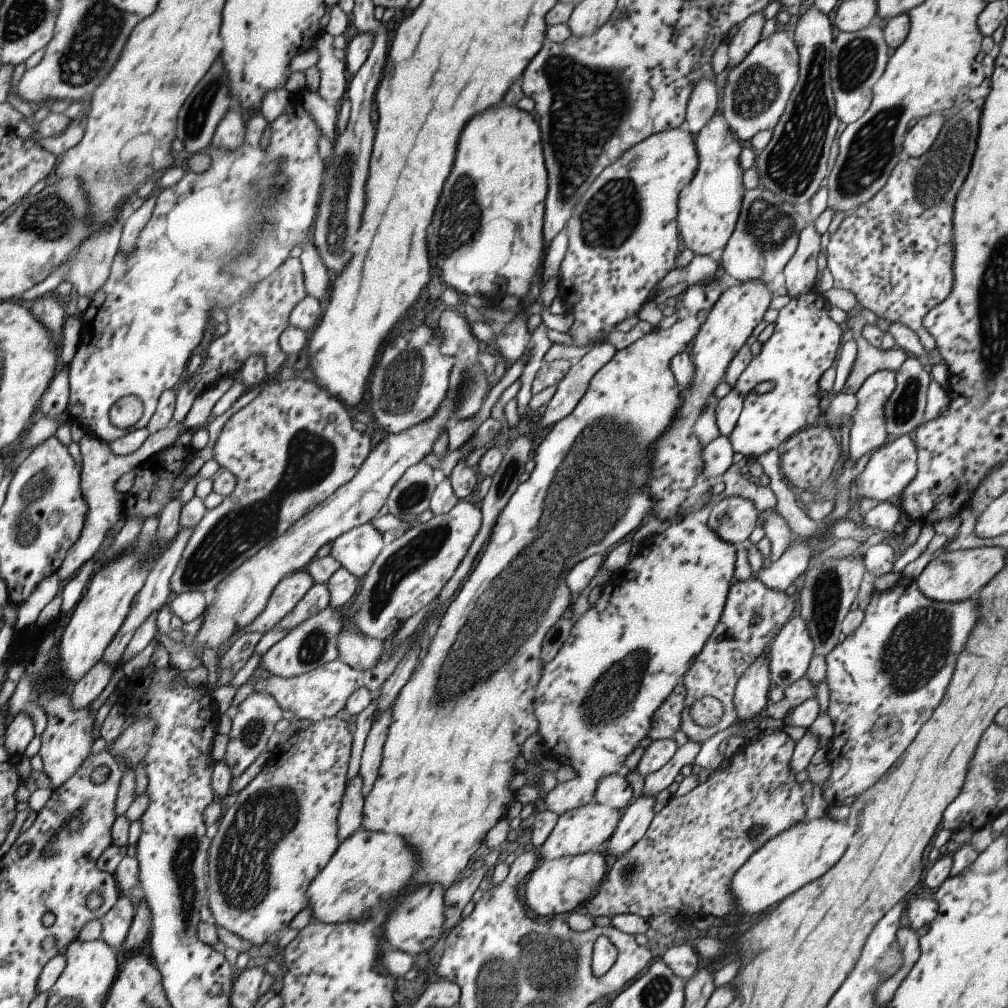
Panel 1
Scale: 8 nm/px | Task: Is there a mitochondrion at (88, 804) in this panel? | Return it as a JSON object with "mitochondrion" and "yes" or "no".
{"mitochondrion":"yes"}

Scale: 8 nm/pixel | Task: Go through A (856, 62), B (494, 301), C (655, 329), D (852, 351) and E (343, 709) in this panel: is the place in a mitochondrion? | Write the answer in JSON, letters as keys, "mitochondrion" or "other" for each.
{"A":"mitochondrion","B":"other","C":"other","D":"other","E":"other"}

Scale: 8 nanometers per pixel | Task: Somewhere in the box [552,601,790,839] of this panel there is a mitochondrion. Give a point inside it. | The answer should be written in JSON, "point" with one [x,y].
{"point":[617,688]}

